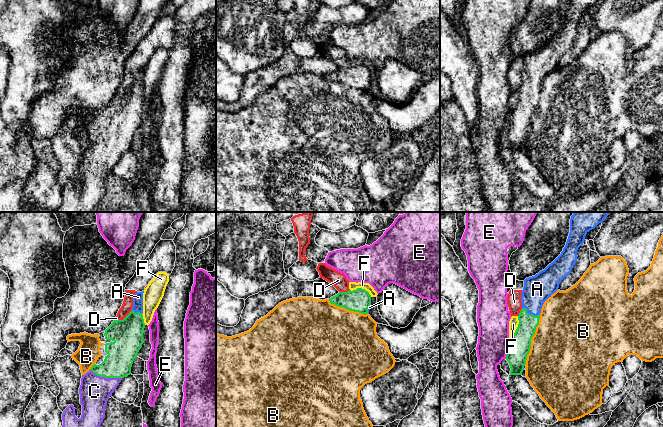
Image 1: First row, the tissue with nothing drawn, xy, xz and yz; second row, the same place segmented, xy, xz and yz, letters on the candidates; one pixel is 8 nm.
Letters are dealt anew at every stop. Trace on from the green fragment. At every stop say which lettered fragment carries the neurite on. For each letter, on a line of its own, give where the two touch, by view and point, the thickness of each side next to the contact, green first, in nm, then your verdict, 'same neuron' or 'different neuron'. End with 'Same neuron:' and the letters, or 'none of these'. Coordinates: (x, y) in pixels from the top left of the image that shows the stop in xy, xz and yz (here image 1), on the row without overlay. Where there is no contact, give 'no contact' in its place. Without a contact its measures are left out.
A: contact yz (530, 90); calibres 160 and 220 nm; same neuron
B: contact yz (530, 116); calibres 170 and 480 nm; different neuron
C: contact xy (106, 153); calibres 220 and 240 nm; same neuron
D: contact xy (124, 94); calibres 260 and 90 nm; different neuron
E: contact yz (507, 128); calibres 170 and 240 nm; different neuron
F: contact xz (361, 64); calibres 190 and 60 nm; different neuron
Same neuron: A, C

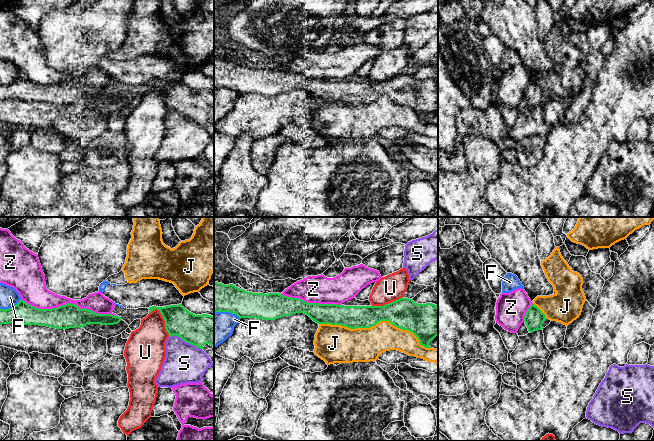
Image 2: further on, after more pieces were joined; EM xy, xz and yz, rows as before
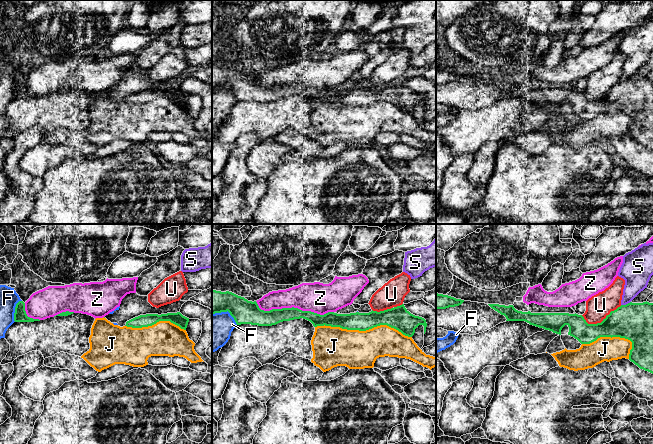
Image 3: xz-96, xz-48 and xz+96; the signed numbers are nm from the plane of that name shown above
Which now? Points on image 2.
F: contact xy (11, 83); calibres 170 and 150 nm; different neuron
J: contact xz (376, 99); calibres 240 and 280 nm; different neuron
S: contact xy (185, 117); calibres 260 and 320 nm; different neuron
U: contact xy (165, 97); calibres 240 and 300 nm; different neuron
Z: contact xy (69, 79); calibres 190 and 180 nm; different neuron
Same neuron: none of these

